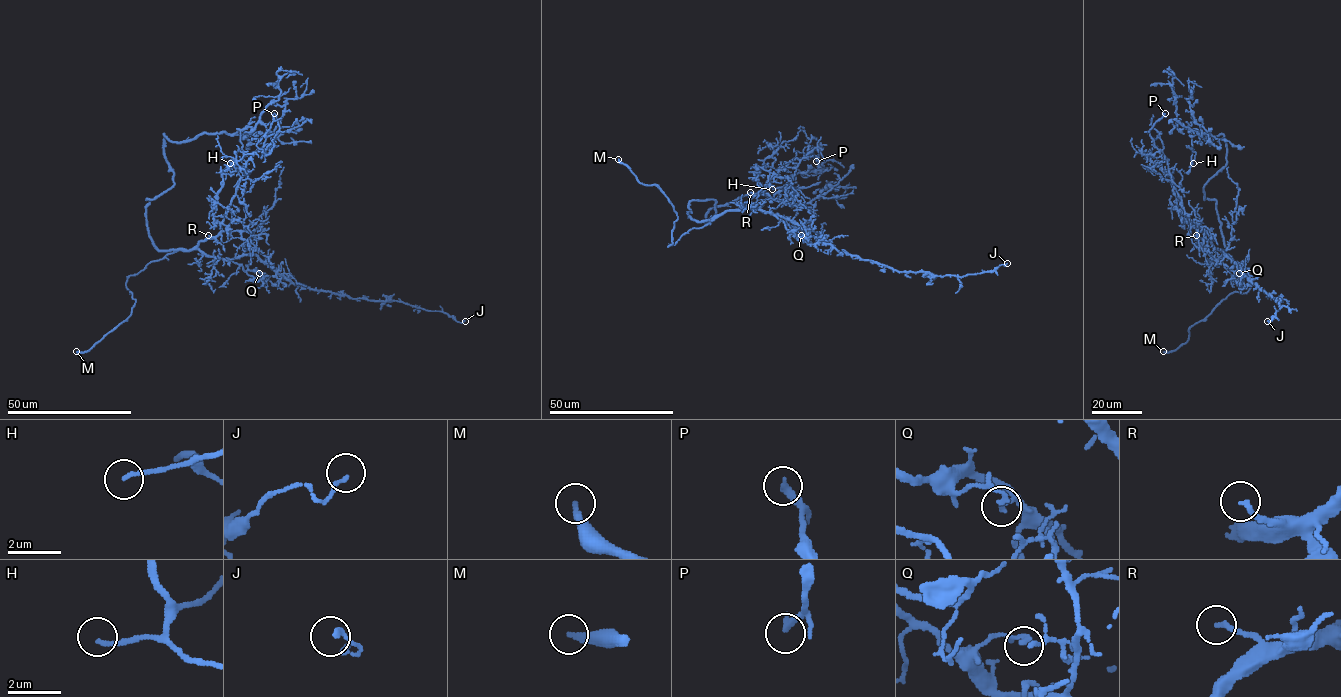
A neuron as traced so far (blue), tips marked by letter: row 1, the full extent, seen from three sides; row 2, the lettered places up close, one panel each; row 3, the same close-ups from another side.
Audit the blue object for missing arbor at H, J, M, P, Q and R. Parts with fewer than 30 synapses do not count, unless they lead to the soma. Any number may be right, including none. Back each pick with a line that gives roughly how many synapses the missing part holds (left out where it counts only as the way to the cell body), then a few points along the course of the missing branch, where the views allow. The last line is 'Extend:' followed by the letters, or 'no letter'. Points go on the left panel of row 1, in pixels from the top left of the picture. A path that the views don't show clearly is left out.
R: 30 synapses
Extend: M, R

